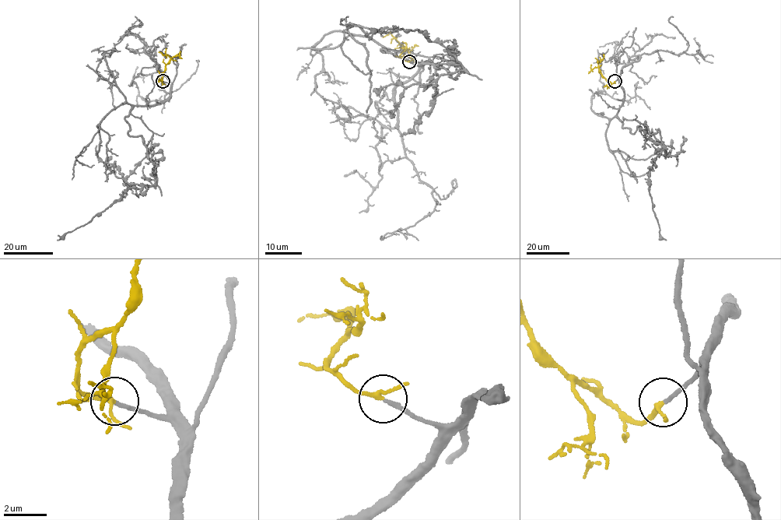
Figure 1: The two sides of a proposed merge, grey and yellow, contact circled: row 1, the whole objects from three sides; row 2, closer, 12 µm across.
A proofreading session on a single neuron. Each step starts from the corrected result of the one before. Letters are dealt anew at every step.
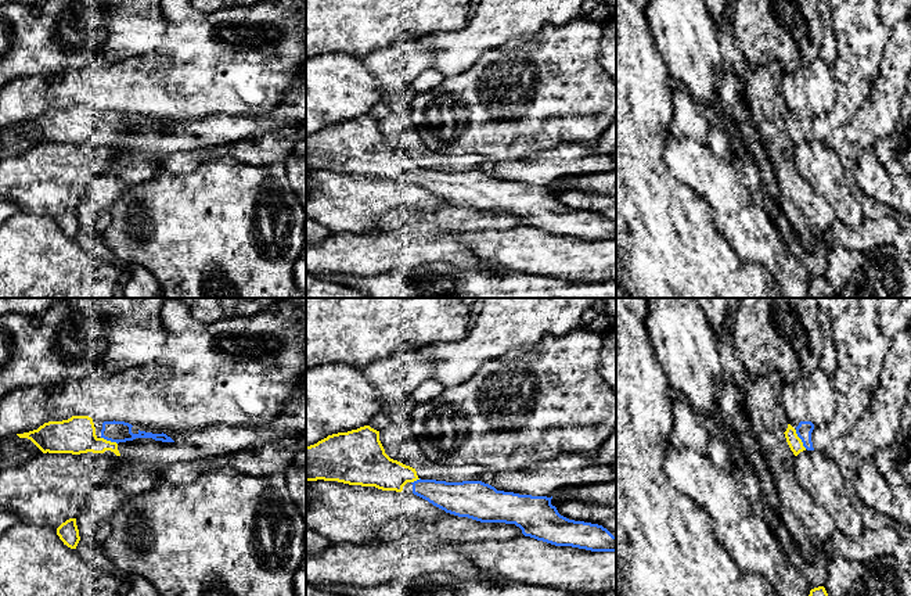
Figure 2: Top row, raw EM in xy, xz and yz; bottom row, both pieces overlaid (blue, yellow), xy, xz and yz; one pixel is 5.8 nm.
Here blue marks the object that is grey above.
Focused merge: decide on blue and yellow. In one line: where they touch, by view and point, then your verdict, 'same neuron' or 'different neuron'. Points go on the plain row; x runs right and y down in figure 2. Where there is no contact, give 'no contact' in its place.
meets blue in yz at (800, 128); same neuron

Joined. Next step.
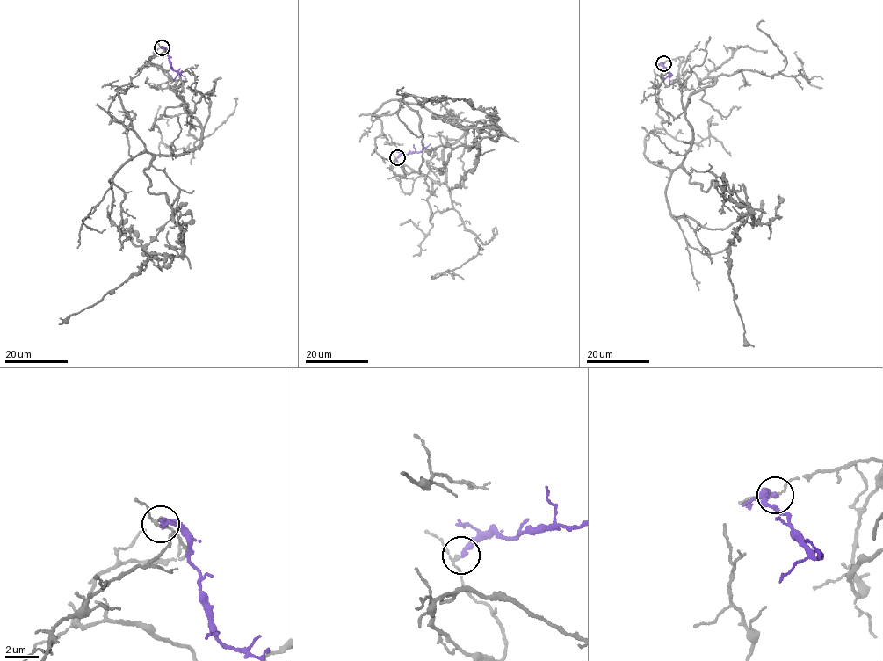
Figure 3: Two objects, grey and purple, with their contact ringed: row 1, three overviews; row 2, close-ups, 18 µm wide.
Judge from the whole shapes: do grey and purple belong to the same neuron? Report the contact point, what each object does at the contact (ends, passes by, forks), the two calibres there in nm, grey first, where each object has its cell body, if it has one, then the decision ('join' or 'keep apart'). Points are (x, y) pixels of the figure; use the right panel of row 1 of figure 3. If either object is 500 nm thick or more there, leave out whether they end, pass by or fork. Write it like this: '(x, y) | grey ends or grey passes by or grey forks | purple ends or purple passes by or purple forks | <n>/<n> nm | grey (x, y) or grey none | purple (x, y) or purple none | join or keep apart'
(663, 63) | grey passes by | purple ends | 130/280 nm | grey none | purple none | keep apart

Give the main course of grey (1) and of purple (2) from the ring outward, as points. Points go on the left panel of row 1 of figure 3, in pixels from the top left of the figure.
1: (162, 47), (148, 61), (202, 130), (152, 164), (179, 190), (181, 252), (149, 257), (59, 324)
2: (162, 47), (164, 48), (173, 69), (180, 72), (174, 79)

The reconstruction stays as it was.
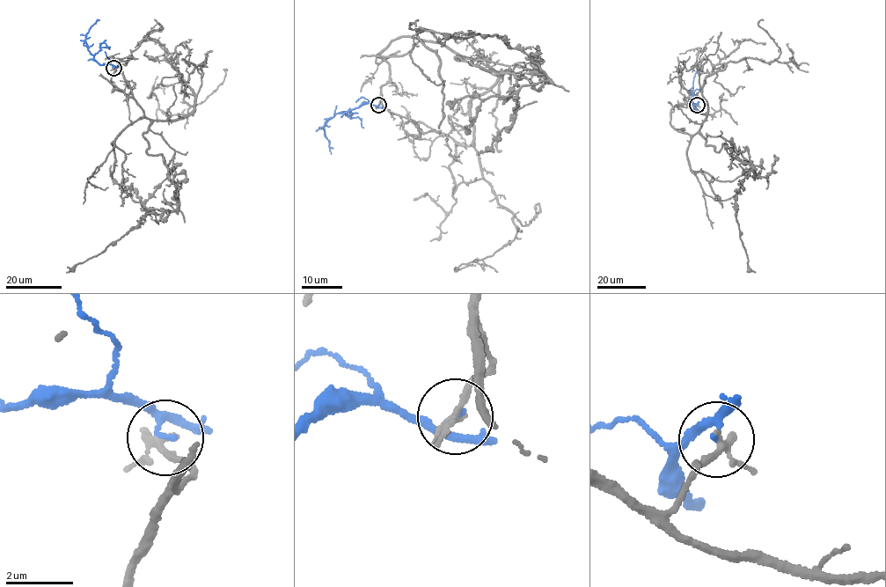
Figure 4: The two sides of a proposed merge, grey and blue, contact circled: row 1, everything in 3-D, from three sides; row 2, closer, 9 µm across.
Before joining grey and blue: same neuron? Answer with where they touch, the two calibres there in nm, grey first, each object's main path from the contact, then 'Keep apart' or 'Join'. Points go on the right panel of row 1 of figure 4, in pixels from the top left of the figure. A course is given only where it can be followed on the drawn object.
Place: (697, 105). Thickness 190 nm (grey) against 120 nm. Course of grey: (697, 105), (674, 106), (673, 128), (699, 130), (708, 109), (703, 84), (728, 62), (798, 66), (794, 52). Course of blue: (697, 105), (694, 106), (695, 109), (691, 90), (695, 74), (699, 70). Keep apart

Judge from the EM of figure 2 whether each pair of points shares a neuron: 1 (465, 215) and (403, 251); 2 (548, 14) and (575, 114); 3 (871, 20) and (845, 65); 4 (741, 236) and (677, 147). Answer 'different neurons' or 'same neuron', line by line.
1: different neurons
2: different neurons
3: same neuron
4: same neuron

